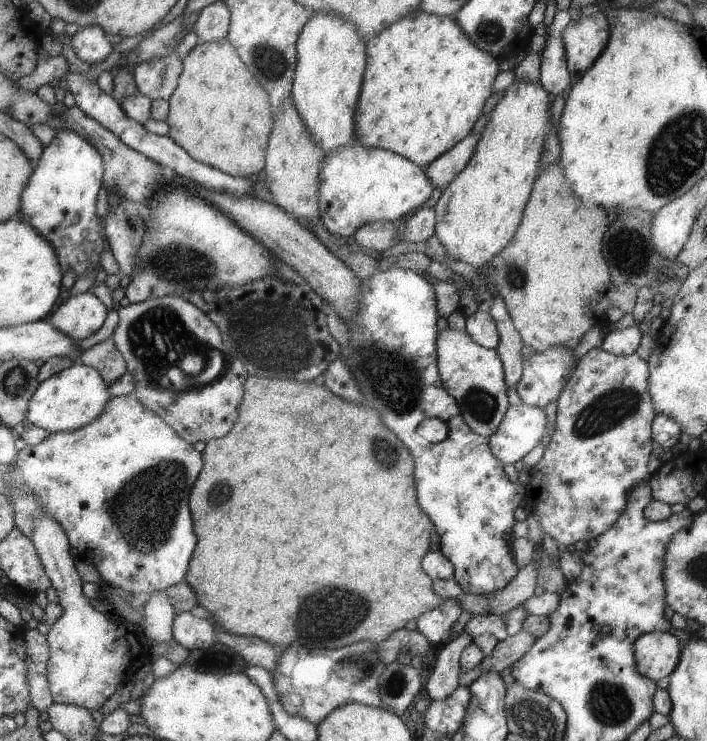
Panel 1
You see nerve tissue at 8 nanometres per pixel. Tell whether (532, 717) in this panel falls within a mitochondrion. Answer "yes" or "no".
yes

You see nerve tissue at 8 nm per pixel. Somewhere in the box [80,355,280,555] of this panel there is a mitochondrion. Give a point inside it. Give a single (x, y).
(145, 513)

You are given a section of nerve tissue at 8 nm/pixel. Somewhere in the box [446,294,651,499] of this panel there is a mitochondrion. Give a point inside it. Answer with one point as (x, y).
(604, 412)

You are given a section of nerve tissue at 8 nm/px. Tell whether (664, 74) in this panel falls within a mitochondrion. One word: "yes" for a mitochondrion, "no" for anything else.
no

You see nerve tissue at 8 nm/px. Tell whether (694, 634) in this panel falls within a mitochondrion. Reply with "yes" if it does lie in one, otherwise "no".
no

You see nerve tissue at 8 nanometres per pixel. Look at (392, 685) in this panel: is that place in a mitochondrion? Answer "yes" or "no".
yes

